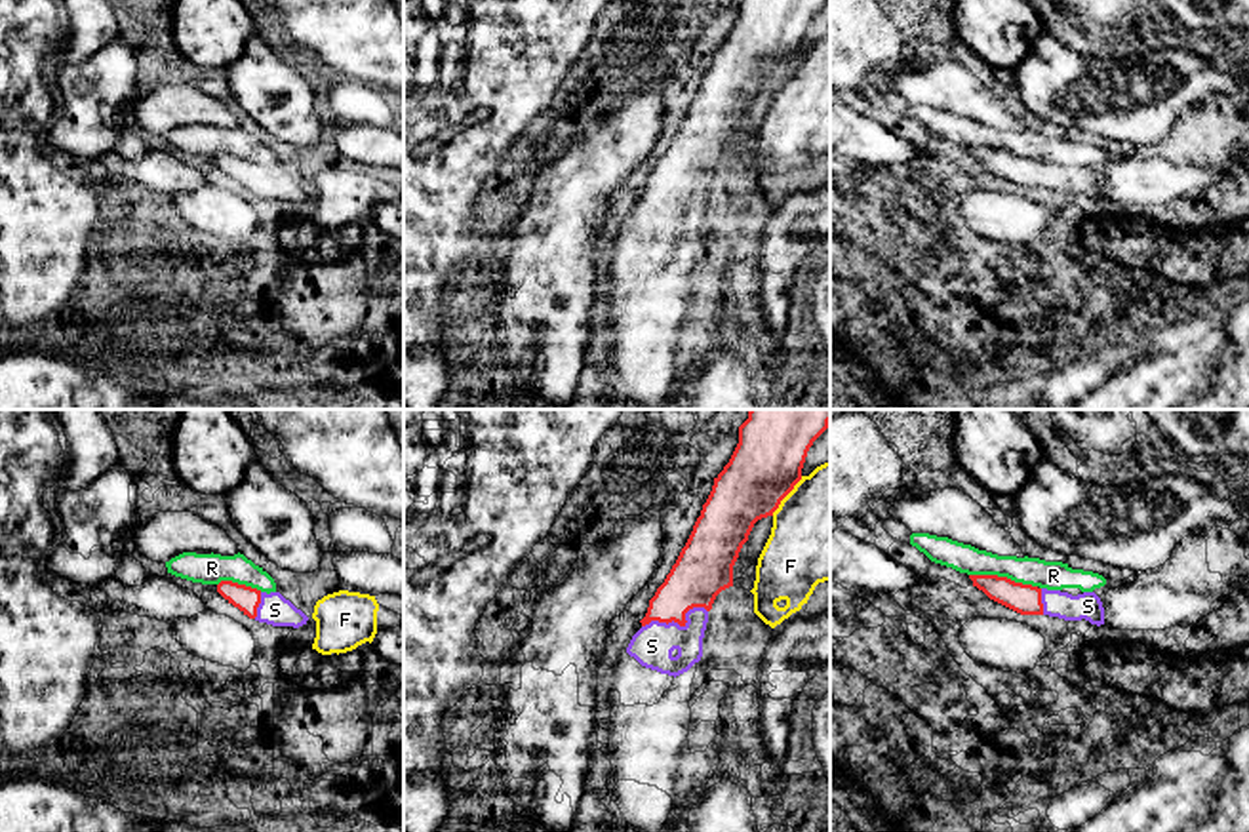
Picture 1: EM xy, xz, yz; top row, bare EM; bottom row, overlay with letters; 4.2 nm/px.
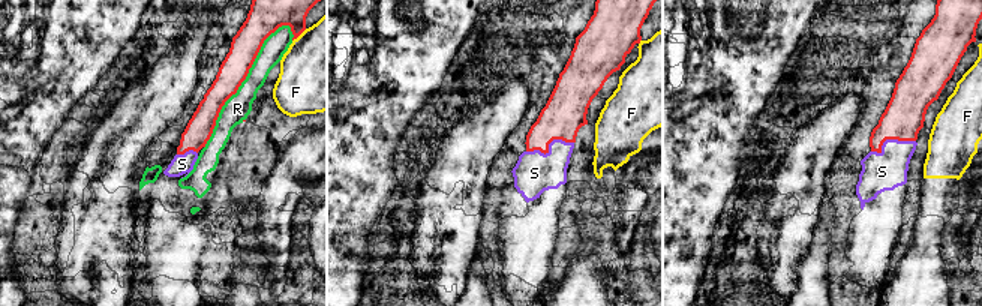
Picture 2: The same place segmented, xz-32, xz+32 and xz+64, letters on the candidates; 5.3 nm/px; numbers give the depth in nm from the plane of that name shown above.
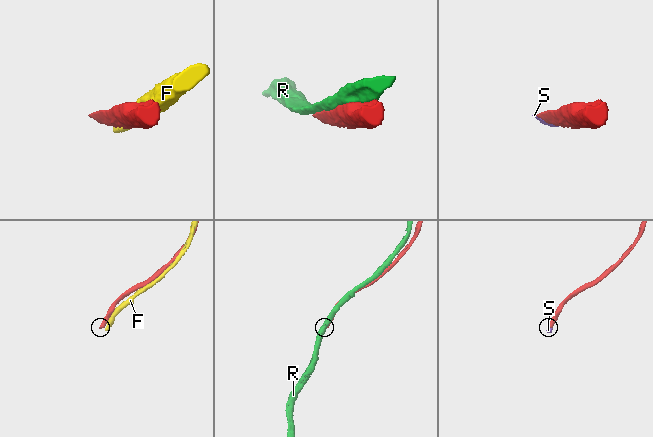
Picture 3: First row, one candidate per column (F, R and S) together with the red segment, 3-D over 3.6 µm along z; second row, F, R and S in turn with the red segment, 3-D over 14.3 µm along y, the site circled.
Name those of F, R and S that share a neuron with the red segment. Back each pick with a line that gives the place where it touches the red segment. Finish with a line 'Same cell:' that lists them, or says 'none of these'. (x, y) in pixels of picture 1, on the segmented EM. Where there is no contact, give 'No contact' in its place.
S: Touches red at xz (678, 623)
Same cell: S

